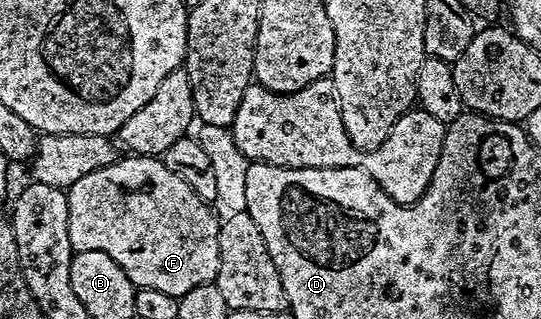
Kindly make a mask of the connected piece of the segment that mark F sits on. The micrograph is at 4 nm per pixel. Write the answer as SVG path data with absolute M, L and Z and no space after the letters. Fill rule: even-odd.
M119 157L117 162L108 164L108 168L100 168L96 172L88 172L88 176L80 176L80 180L76 180L76 184L69 186L66 199L68 200L70 246L76 252L79 250L108 252L108 256L112 256L112 260L116 260L116 264L120 264L120 268L124 268L124 272L130 277L135 287L157 288L160 292L168 292L168 296L177 299L184 296L184 292L192 292L192 288L196 288L200 284L214 282L217 279L218 269L220 268L220 248L218 247L219 215L214 215L210 211L213 210L211 203L204 201L200 196L196 196L196 192L192 192L192 188L188 188L188 184L184 184L184 180L180 180L180 176L176 176L176 172L168 172L168 168L162 163L161 157Z

